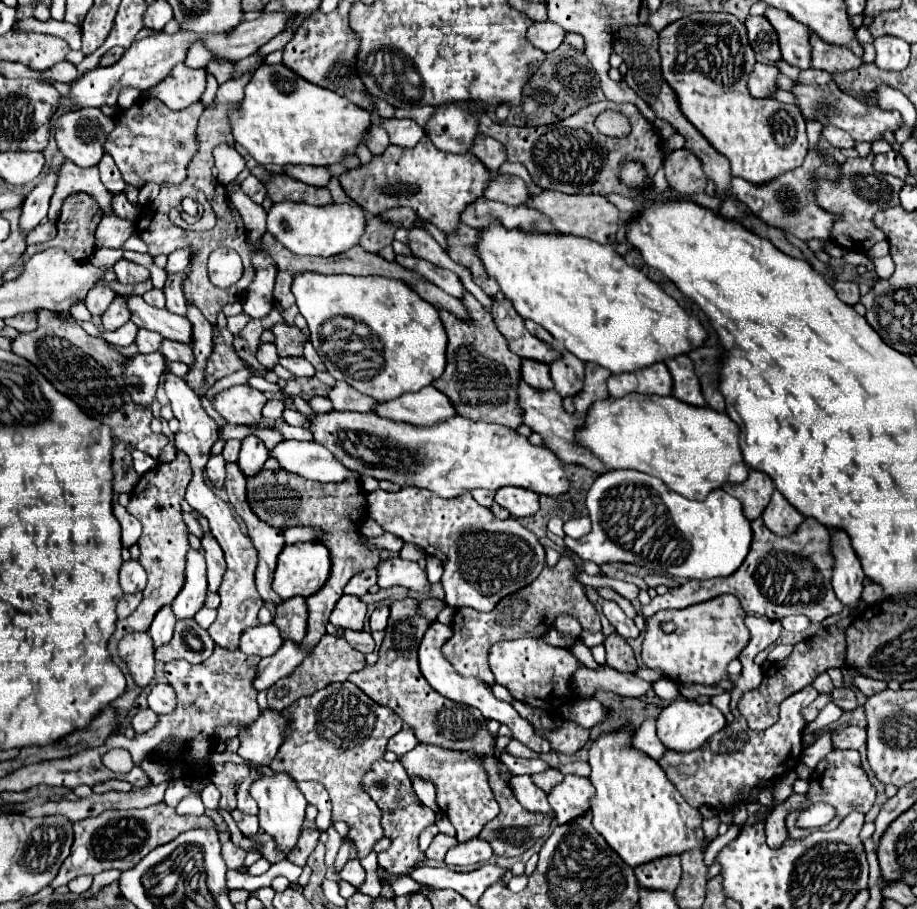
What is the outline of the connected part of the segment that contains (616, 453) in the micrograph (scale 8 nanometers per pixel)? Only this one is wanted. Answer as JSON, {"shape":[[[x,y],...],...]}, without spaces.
{"shape":[[[631,392],[623,398],[597,400],[589,406],[587,418],[575,432],[575,440],[593,452],[593,456],[597,456],[607,468],[631,468],[657,476],[673,492],[691,500],[705,500],[711,490],[721,488],[725,482],[743,482],[749,474],[749,466],[739,448],[739,426],[727,414],[719,414],[705,406],[691,406],[673,396]]]}

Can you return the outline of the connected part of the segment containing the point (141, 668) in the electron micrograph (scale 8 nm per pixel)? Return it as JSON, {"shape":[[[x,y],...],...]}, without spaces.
{"shape":[[[129,632],[119,642],[119,656],[127,660],[131,676],[139,686],[149,686],[153,680],[153,640],[149,632]]]}

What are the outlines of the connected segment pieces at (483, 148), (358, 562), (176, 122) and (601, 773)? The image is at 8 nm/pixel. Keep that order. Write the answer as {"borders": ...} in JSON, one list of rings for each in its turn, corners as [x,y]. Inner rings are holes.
{"borders":[[[[479,134],[475,138],[475,144],[473,144],[471,152],[485,164],[485,168],[489,168],[491,174],[495,174],[501,168],[501,164],[507,160],[503,144],[499,144],[493,138],[487,138],[483,134]]],[[[283,468],[279,470],[263,470],[257,472],[255,478],[247,478],[247,502],[251,510],[259,516],[259,520],[267,522],[269,526],[277,530],[285,530],[291,526],[311,526],[319,528],[323,536],[319,542],[323,542],[329,548],[331,554],[331,574],[323,588],[315,592],[313,596],[307,598],[307,608],[309,608],[309,624],[307,624],[307,636],[303,638],[301,646],[303,648],[313,648],[321,636],[325,634],[325,624],[329,620],[329,614],[343,596],[343,588],[349,582],[351,576],[373,568],[375,560],[379,560],[381,550],[379,548],[369,548],[367,538],[361,532],[361,524],[369,516],[367,510],[367,494],[361,488],[361,480],[357,476],[351,476],[343,482],[315,482],[301,478],[293,472],[287,472]],[[283,478],[283,480],[281,480]],[[293,516],[293,518],[291,518]],[[291,520],[301,520],[301,524],[283,524]]],[[[139,98],[129,110],[117,114],[117,126],[107,136],[105,152],[113,156],[123,180],[137,188],[141,188],[145,182],[179,184],[185,180],[185,166],[197,150],[195,128],[203,110],[203,104],[195,102],[189,108],[171,112],[171,108],[167,108],[161,100]]],[[[633,724],[599,734],[589,750],[589,778],[595,786],[595,796],[591,798],[593,826],[635,868],[661,856],[699,848],[705,844],[705,834],[701,830],[699,810],[683,800],[657,760],[631,746],[633,736]]]]}

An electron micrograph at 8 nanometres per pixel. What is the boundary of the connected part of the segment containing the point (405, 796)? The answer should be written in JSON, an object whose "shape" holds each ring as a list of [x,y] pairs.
{"shape":[[[387,760],[375,762],[371,772],[367,772],[367,776],[363,778],[363,786],[367,788],[371,798],[377,802],[377,806],[383,810],[381,824],[383,824],[385,836],[393,840],[391,848],[379,854],[379,866],[389,870],[391,874],[407,872],[415,862],[425,858],[425,854],[417,846],[417,838],[427,826],[435,824],[435,812],[419,802],[419,798],[415,796],[413,784],[405,768],[399,764],[399,760],[397,762],[387,762]]]}

